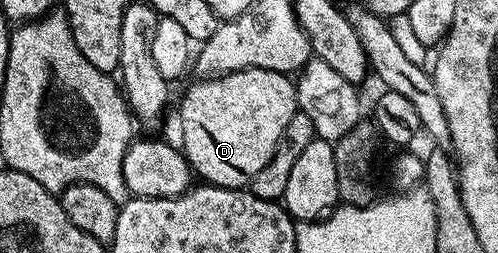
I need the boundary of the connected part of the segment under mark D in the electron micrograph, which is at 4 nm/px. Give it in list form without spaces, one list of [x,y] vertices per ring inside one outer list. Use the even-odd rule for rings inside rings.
[[[248,68],[232,72],[226,76],[201,78],[185,92],[181,100],[181,140],[180,147],[193,167],[194,173],[202,181],[215,184],[219,188],[244,189],[271,162],[287,122],[299,111],[297,107],[297,86],[286,73],[275,70]]]

